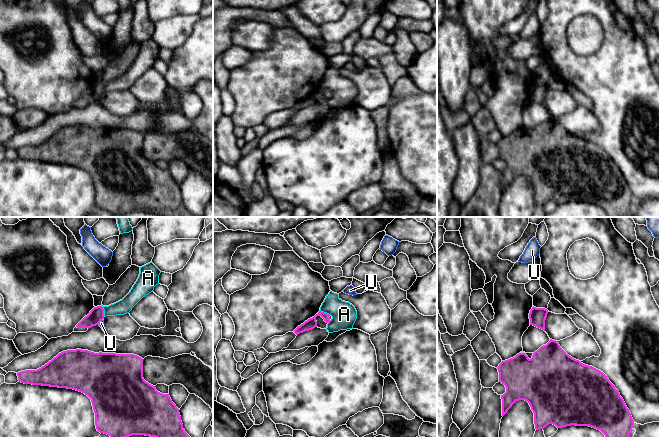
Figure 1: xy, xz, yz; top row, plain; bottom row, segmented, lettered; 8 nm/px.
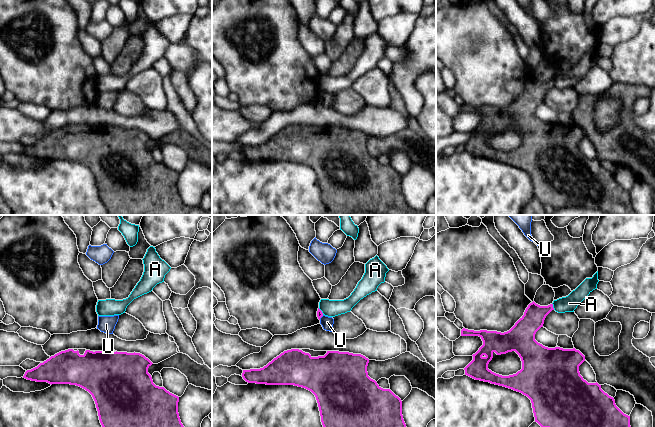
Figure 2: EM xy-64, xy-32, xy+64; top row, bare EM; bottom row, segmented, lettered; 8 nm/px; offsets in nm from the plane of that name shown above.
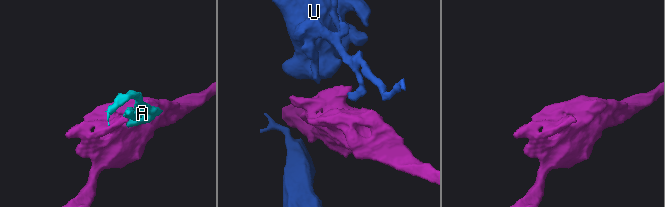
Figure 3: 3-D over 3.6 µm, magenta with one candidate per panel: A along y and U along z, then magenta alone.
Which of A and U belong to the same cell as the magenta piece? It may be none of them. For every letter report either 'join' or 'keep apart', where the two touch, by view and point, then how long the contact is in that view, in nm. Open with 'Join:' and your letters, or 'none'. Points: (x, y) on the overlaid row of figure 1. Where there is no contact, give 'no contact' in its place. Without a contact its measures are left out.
Join: none
A: keep apart; meets magenta in xy at (103, 311); contact 100 nm long
U: keep apart; meets magenta in xy at (100, 321); contact 60 nm long

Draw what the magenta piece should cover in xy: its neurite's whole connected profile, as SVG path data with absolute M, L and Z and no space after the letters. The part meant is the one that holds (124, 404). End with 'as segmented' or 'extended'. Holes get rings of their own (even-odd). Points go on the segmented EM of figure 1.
M67 350L37 370L17 373L24 384L73 389L87 395L95 413L96 429L110 437L190 437L183 429L179 409L169 394L158 392L143 378L143 359L134 354Z | as segmented

